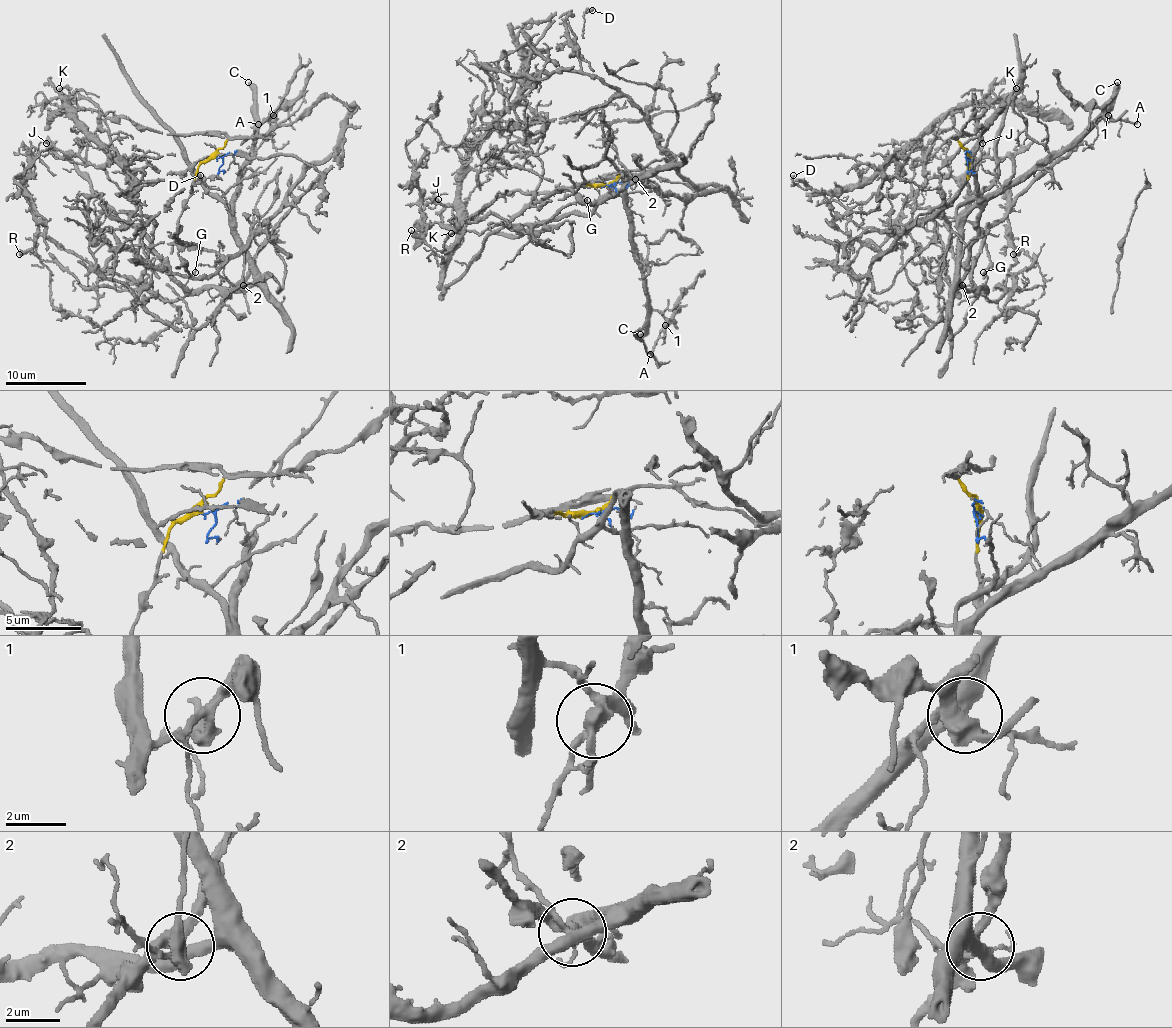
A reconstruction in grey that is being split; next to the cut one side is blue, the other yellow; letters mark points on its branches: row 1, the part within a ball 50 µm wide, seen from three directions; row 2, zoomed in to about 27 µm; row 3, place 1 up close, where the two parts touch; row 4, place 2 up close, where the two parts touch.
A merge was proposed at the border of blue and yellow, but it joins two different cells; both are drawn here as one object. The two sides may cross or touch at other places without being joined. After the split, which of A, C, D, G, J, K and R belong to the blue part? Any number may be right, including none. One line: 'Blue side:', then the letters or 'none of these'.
Blue side: A, C, G

